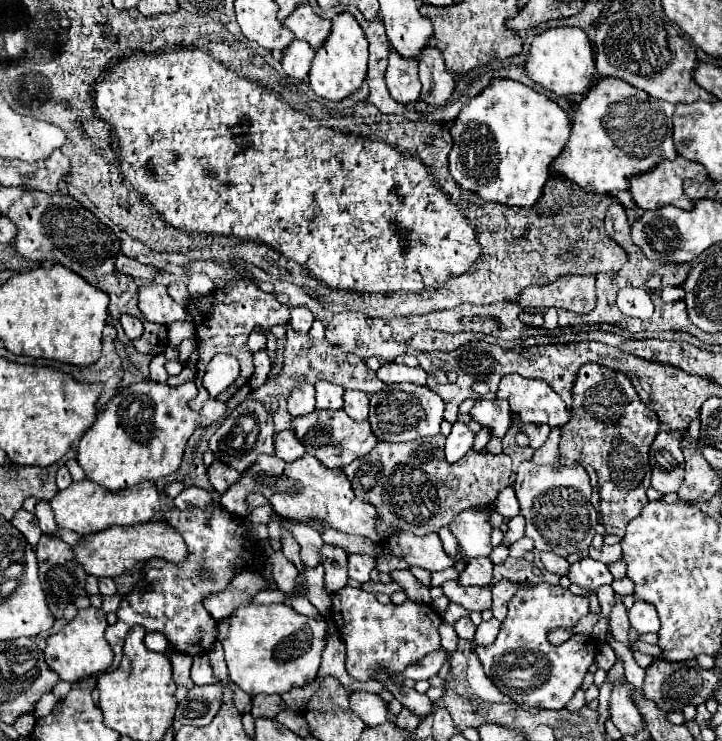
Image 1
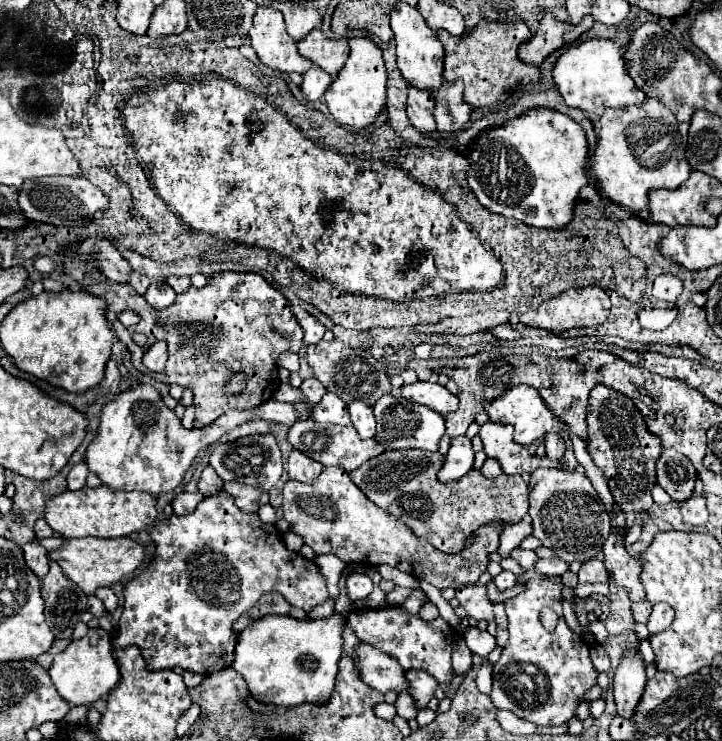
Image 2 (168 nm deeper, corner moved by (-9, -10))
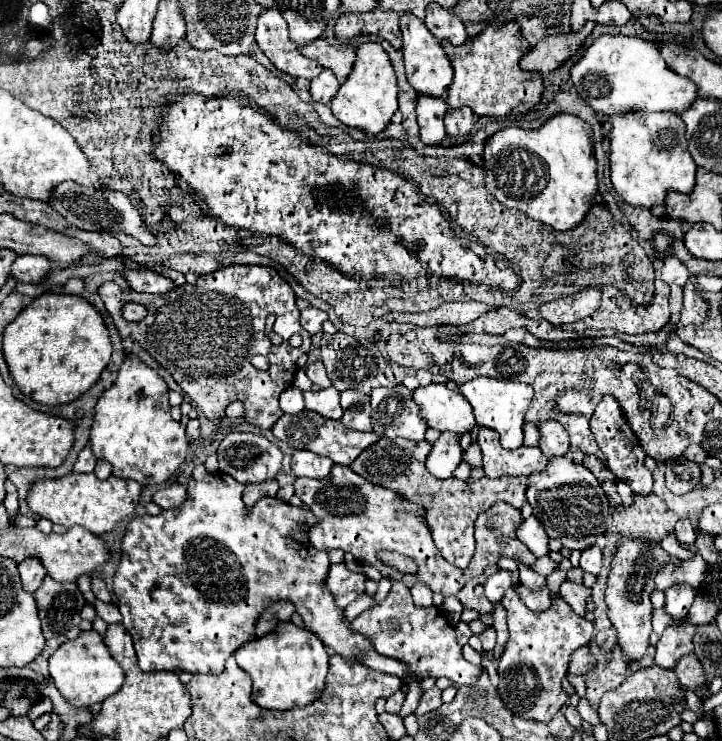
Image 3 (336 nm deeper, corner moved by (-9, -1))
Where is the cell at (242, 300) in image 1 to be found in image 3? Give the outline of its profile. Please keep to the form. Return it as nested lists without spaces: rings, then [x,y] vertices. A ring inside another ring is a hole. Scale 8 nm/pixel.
[[[224,266],[214,270],[214,274],[198,276],[194,284],[174,286],[164,296],[152,296],[152,294],[138,294],[130,288],[120,288],[114,282],[104,282],[98,288],[98,294],[110,312],[122,340],[130,338],[138,342],[162,368],[166,368],[176,384],[182,388],[182,392],[192,400],[192,404],[208,418],[208,420],[220,420],[224,416],[224,410],[230,402],[240,400],[246,406],[246,418],[248,422],[260,426],[260,428],[272,428],[274,422],[282,416],[282,410],[278,406],[278,396],[282,390],[286,390],[296,374],[296,360],[300,354],[306,354],[310,348],[310,334],[306,334],[300,326],[300,312],[296,308],[296,296],[294,290],[288,286],[286,280],[278,276],[278,272],[270,266]],[[126,302],[140,302],[146,306],[148,314],[140,322],[128,322],[122,318],[120,310]],[[292,334],[302,336],[302,346],[294,348],[290,346],[288,338]],[[262,354],[270,360],[268,370],[256,370],[250,364],[250,358]]]

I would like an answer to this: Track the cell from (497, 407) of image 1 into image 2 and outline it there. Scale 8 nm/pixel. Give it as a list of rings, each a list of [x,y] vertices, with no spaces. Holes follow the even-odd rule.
[[[486,423],[480,427],[480,439],[484,445],[484,453],[490,459],[496,459],[506,475],[524,475],[534,473],[538,468],[558,469],[560,461],[552,461],[548,457],[534,457],[528,449],[512,443],[510,427],[502,427],[500,423]]]

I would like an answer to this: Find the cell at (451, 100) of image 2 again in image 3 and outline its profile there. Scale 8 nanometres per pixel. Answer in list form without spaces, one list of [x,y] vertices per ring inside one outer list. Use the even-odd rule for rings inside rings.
[[[462,106],[462,110],[450,110],[446,112],[444,124],[446,124],[446,132],[450,136],[460,136],[460,134],[470,134],[474,128],[476,116],[468,106]]]

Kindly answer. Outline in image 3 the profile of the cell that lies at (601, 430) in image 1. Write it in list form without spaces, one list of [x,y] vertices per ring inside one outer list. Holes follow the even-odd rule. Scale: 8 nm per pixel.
[[[602,396],[600,404],[596,406],[596,412],[590,420],[590,430],[592,430],[592,434],[598,442],[598,448],[606,456],[606,466],[614,472],[614,476],[618,480],[626,482],[632,488],[634,494],[640,494],[640,496],[652,494],[652,474],[644,466],[646,452],[642,452],[642,446],[640,446],[632,426],[628,424],[626,416],[622,414],[622,408],[620,408],[618,400],[614,400],[612,396]]]

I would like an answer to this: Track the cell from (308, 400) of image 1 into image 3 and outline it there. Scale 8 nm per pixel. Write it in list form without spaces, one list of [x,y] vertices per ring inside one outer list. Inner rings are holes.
[[[322,362],[306,364],[304,370],[306,370],[308,378],[310,378],[316,386],[320,386],[320,388],[328,388],[328,386],[330,386],[330,378],[326,376],[326,370],[324,370],[324,364],[322,364]]]

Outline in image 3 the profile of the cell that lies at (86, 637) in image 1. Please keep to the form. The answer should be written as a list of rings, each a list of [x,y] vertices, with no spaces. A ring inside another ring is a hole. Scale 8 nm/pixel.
[[[96,630],[80,632],[76,640],[64,642],[48,658],[48,662],[50,662],[50,676],[54,678],[56,688],[72,706],[78,708],[90,708],[92,704],[102,702],[124,684],[124,670],[116,664],[102,636]]]

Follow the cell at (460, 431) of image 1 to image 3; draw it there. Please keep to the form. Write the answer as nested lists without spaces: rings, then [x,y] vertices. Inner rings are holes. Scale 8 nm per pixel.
[[[442,432],[440,438],[432,444],[432,452],[428,454],[426,468],[436,478],[450,478],[458,464],[462,462],[464,450],[460,448],[458,434]]]

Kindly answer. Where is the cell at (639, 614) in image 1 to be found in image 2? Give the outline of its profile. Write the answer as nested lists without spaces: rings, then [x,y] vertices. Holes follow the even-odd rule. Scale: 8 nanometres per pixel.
[[[656,603],[652,607],[652,615],[650,615],[646,627],[648,627],[650,635],[654,635],[654,633],[664,631],[666,627],[670,627],[672,621],[674,621],[674,609],[668,607],[666,603]]]

